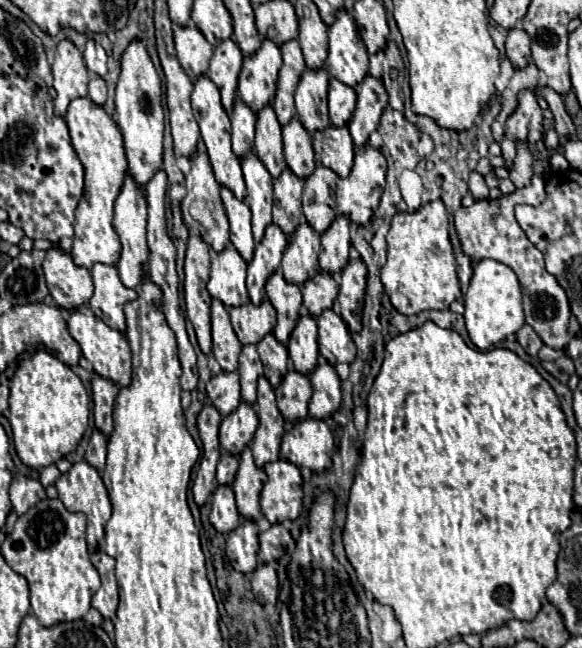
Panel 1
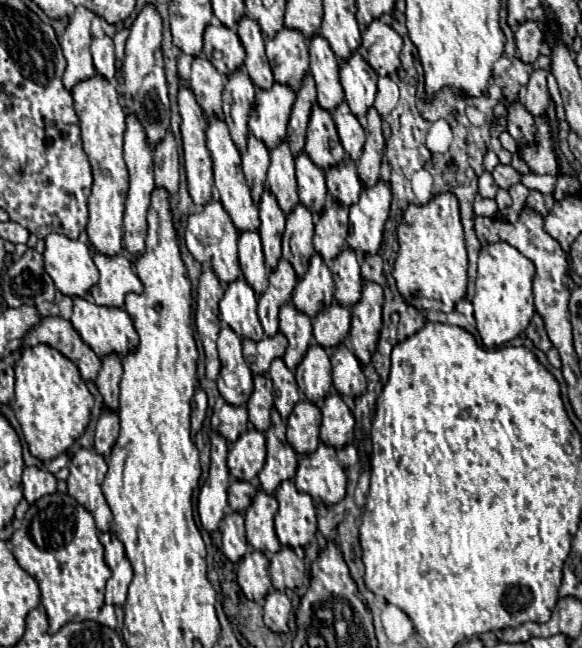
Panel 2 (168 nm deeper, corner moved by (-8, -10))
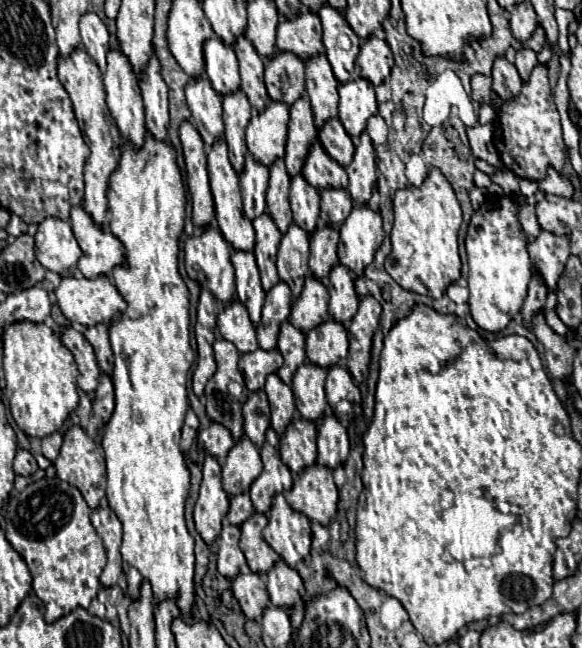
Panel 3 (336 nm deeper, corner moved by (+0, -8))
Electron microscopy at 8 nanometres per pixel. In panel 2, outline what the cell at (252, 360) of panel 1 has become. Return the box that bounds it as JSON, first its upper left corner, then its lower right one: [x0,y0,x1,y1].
[248,375,274,433]

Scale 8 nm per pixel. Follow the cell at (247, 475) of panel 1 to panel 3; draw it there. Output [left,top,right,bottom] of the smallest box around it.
[240,511,278,573]

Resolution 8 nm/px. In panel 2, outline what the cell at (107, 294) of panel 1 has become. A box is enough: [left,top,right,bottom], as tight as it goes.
[90,253,142,305]

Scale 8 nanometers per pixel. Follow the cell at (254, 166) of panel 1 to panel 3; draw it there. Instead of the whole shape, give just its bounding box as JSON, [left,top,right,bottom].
[254,213,282,291]

